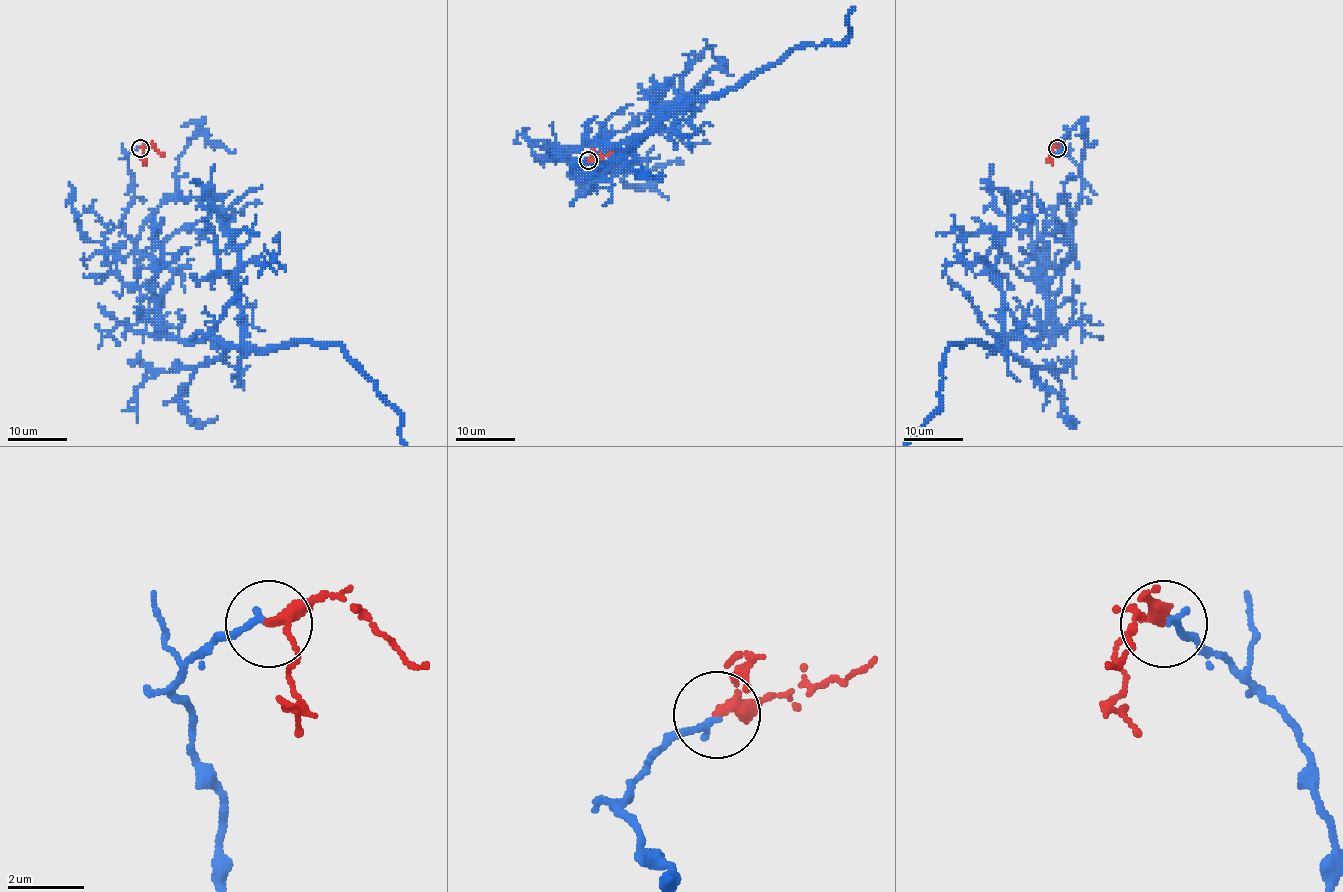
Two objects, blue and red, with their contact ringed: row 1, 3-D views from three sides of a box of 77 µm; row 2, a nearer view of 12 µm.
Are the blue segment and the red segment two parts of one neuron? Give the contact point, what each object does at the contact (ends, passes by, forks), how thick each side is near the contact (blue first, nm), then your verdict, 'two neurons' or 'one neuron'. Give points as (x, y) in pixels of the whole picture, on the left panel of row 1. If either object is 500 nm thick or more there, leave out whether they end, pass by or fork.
place (140, 148); blue ends; red passes by; calibres 180 and 240 nm; one neuron

